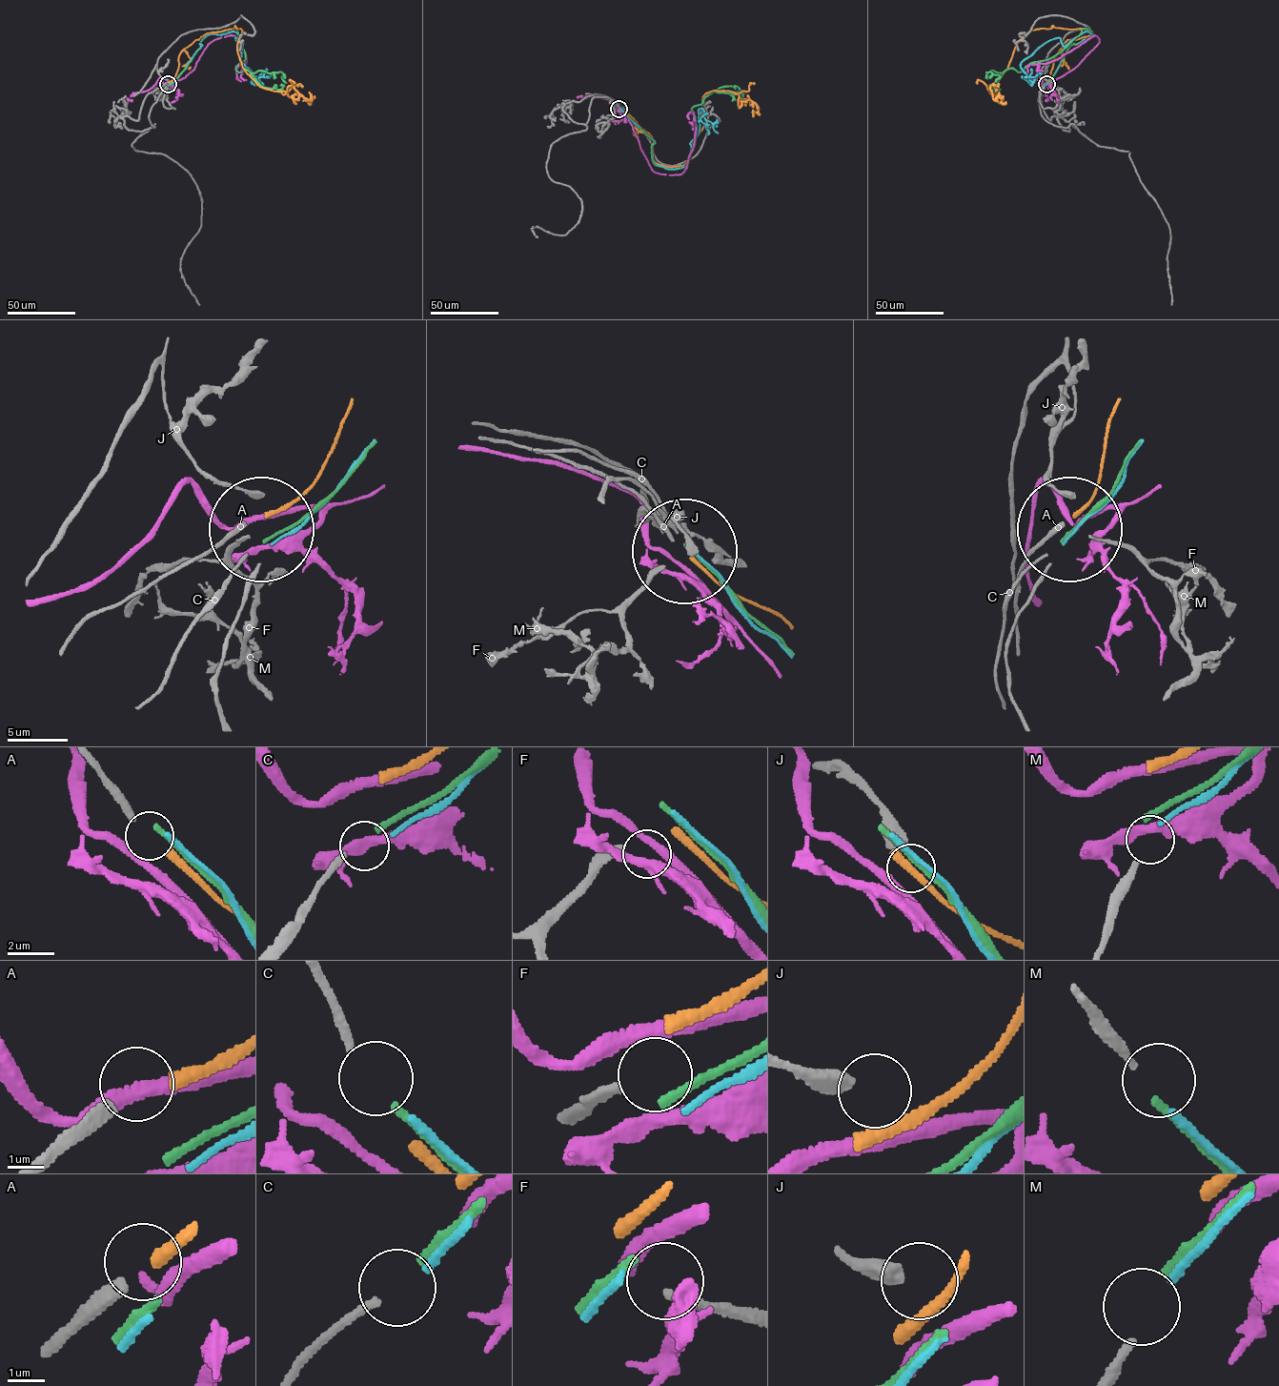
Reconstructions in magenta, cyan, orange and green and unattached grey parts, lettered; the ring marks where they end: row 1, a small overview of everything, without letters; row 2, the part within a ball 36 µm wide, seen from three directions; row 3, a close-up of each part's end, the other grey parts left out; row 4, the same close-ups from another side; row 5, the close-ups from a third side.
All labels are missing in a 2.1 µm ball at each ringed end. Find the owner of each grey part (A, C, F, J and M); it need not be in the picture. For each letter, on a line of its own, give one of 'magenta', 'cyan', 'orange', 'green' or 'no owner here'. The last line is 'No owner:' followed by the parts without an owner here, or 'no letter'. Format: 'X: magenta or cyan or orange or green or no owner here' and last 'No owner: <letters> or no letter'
A: orange
C: green
F: no owner here
J: no owner here
M: cyan
No owner: F, J

